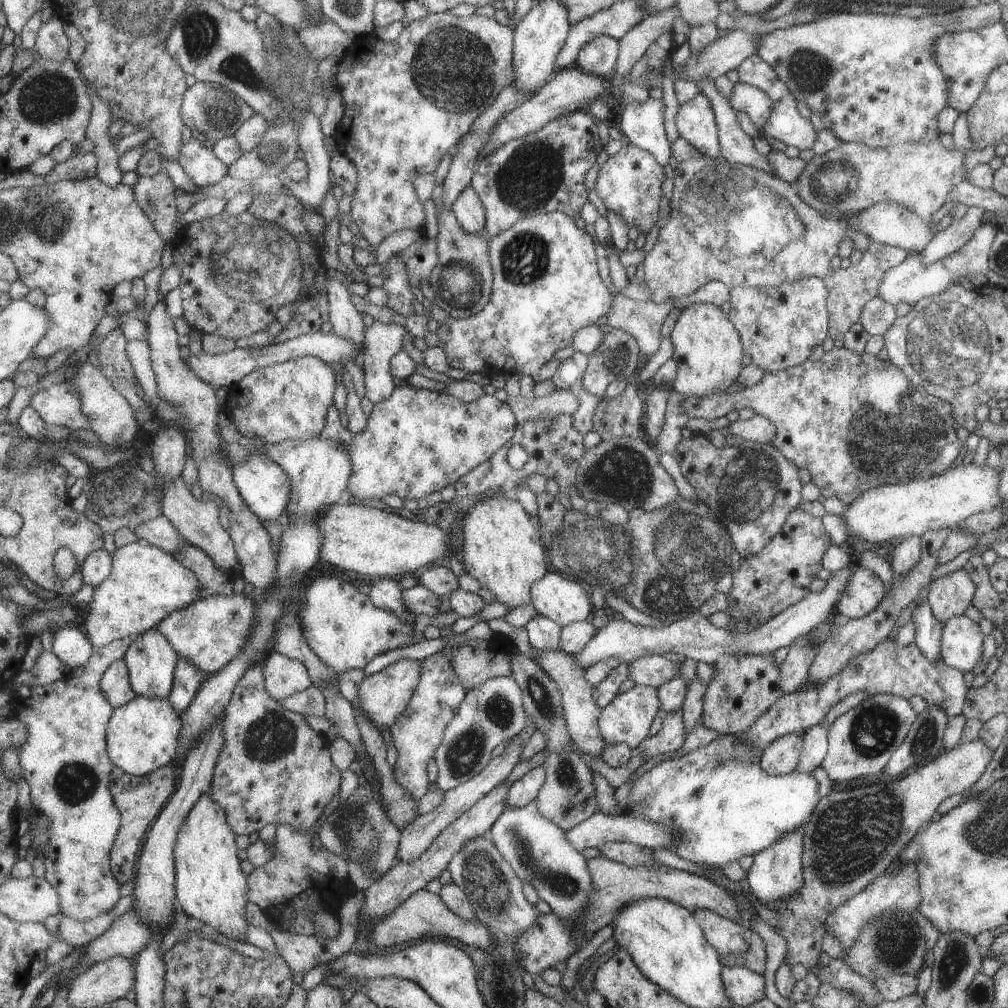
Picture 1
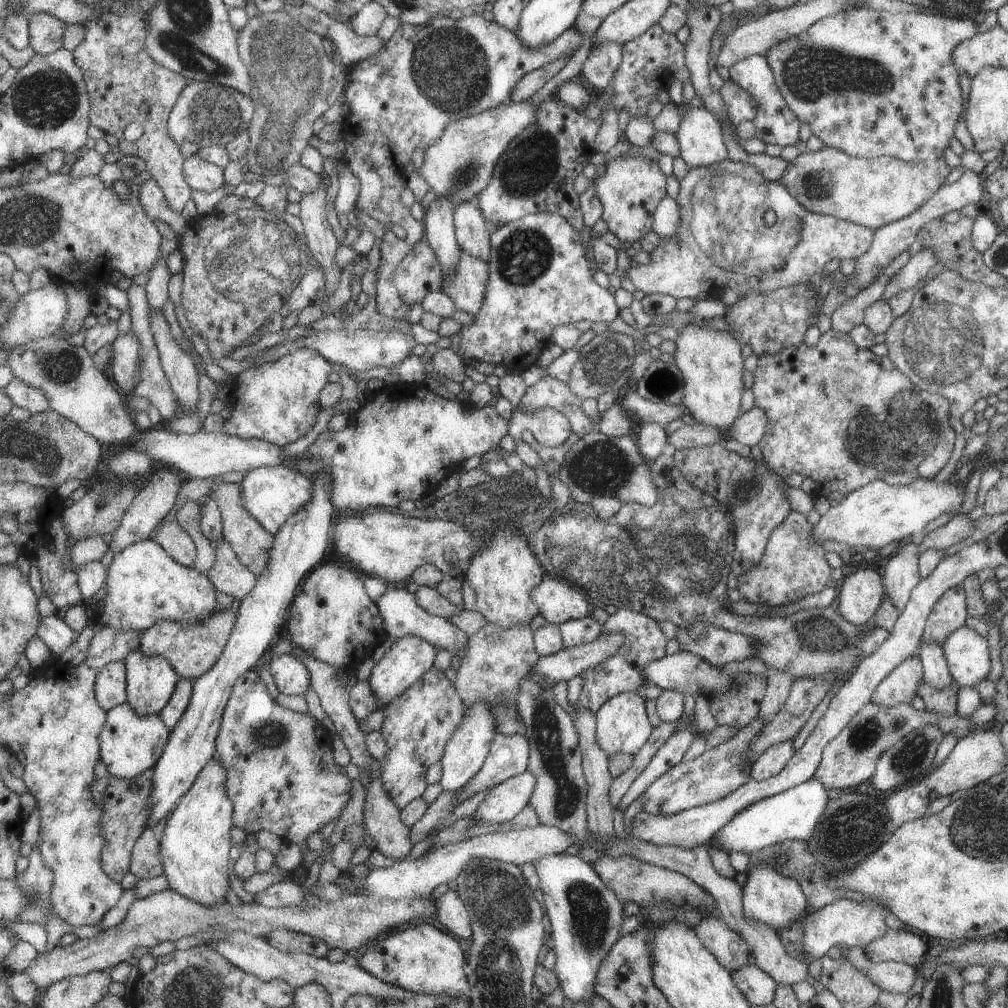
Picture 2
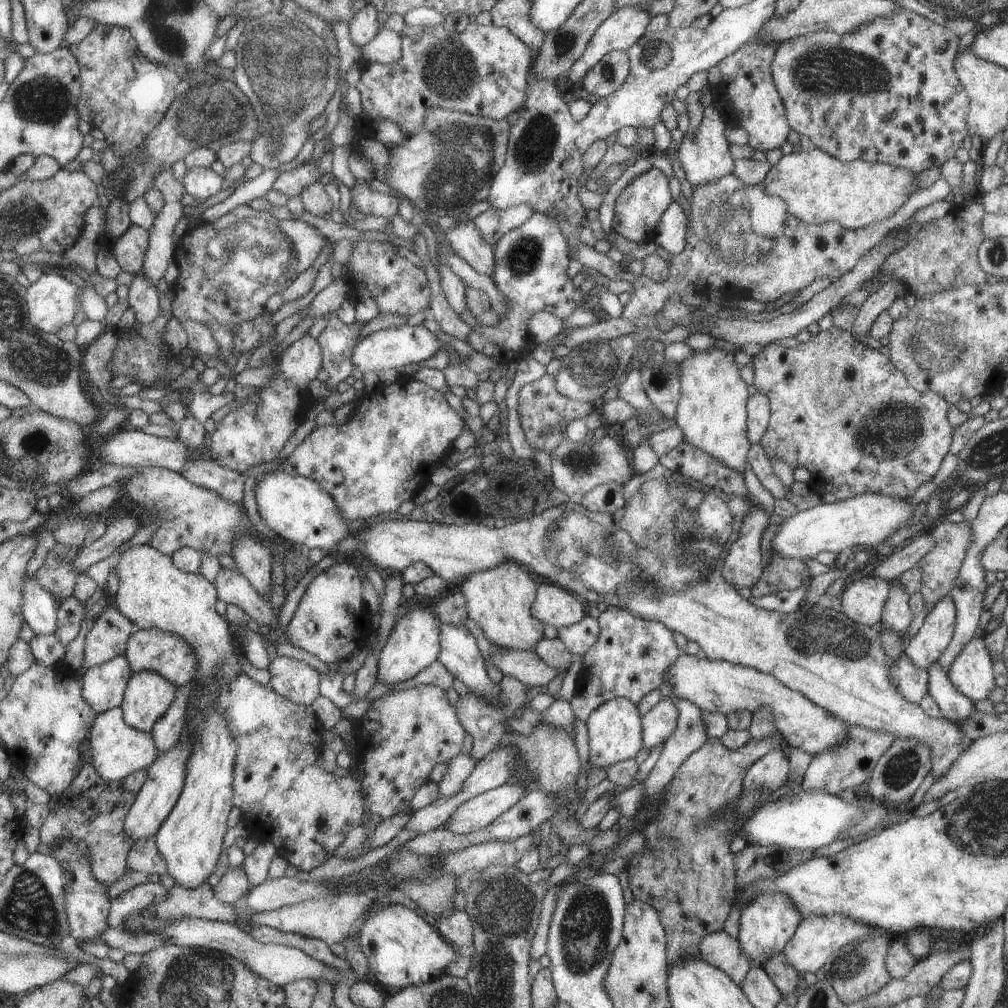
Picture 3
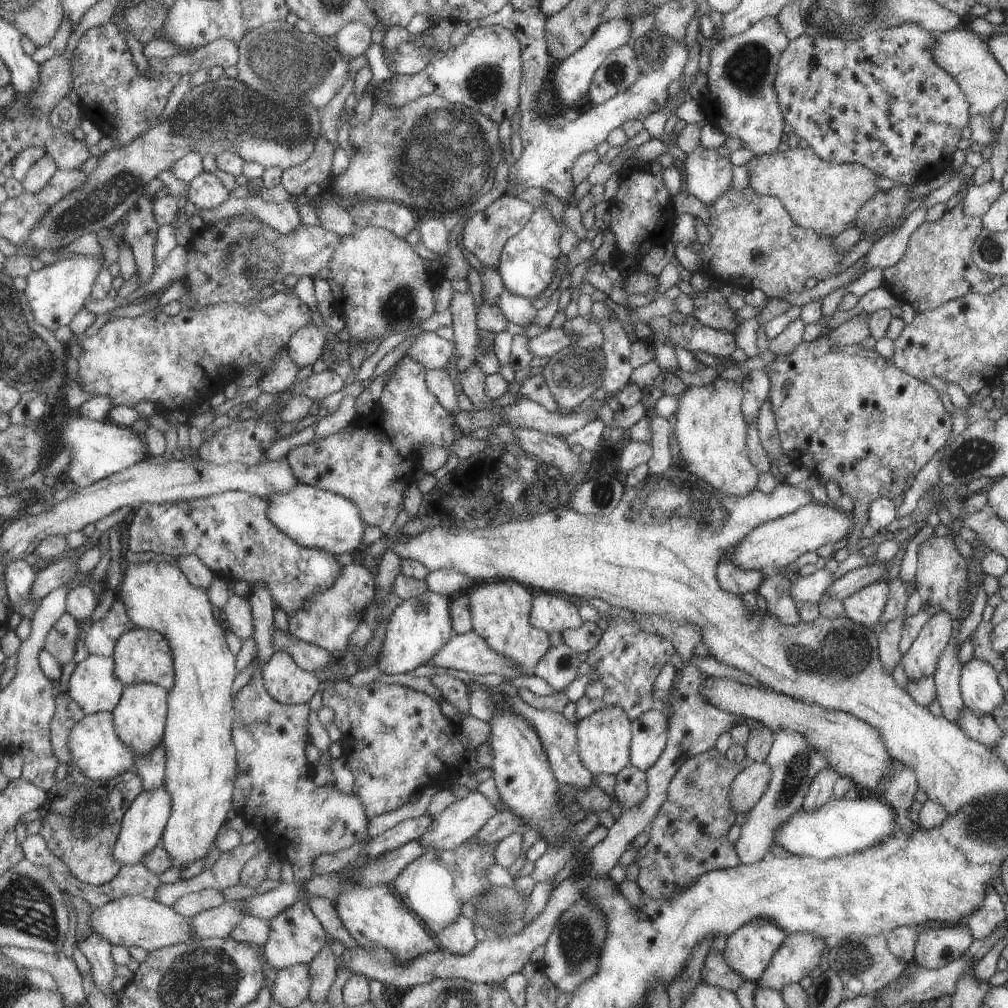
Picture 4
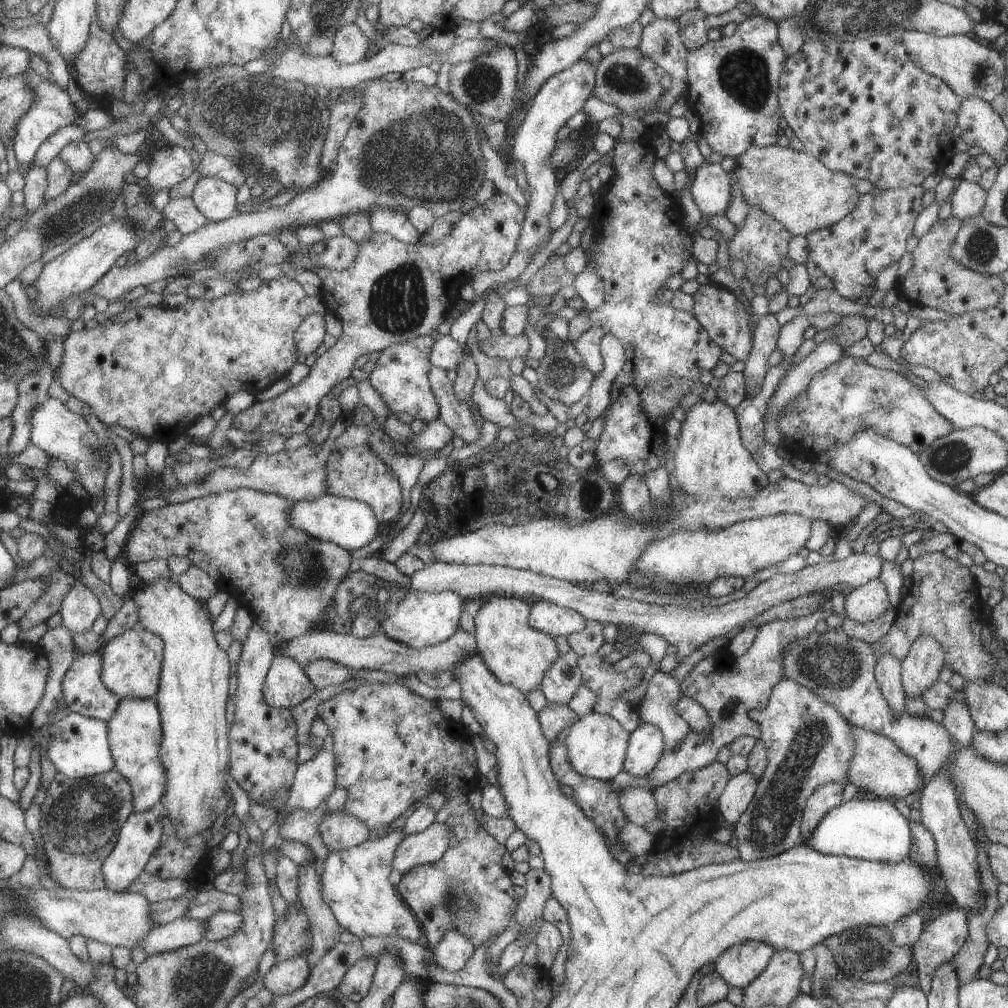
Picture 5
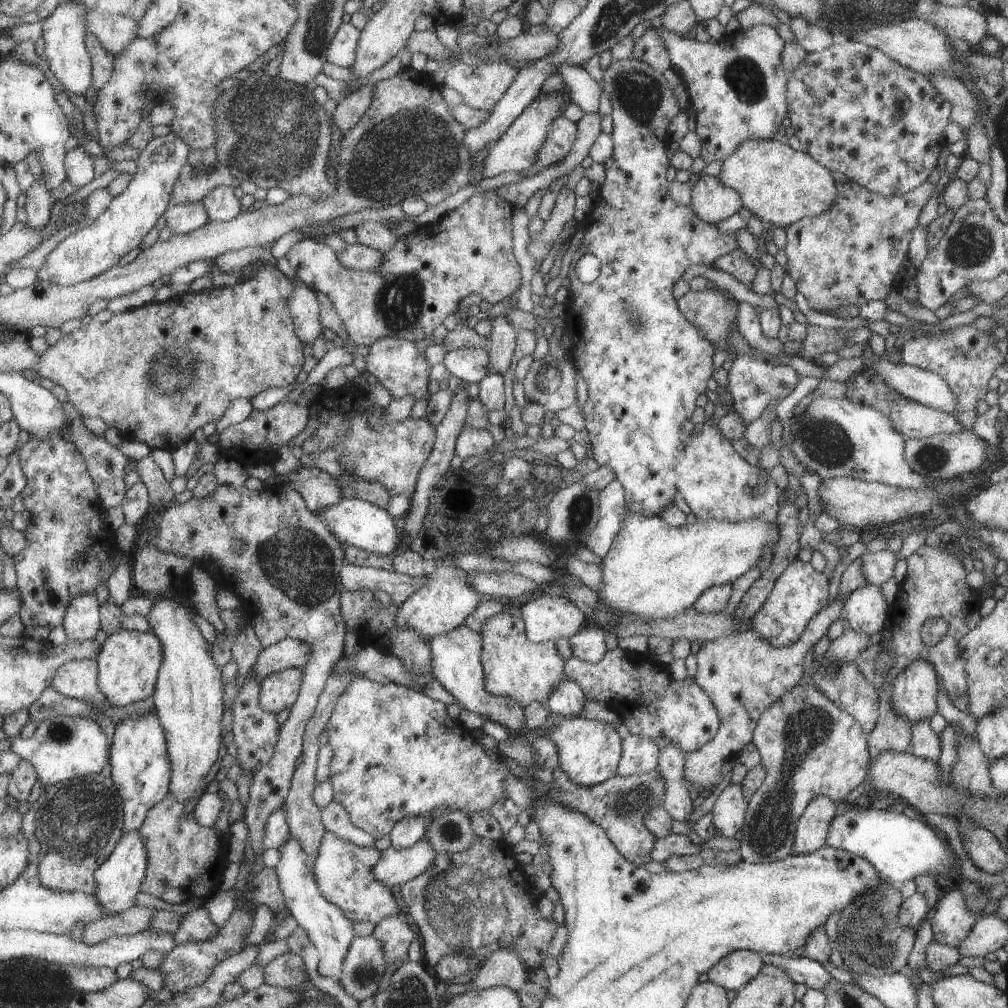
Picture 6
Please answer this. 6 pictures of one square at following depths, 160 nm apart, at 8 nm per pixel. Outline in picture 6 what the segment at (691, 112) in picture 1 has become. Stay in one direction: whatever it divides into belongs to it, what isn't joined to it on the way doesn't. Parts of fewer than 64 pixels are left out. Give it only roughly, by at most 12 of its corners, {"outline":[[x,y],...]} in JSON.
{"outline":[[701,174],[690,207],[712,225],[742,207],[738,191]]}

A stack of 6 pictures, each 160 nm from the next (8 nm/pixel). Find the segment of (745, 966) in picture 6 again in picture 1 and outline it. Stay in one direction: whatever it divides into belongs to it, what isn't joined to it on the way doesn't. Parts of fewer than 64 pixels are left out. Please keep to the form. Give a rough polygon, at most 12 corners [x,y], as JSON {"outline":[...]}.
{"outline":[[804,826],[752,855],[747,894],[784,902],[802,888]]}

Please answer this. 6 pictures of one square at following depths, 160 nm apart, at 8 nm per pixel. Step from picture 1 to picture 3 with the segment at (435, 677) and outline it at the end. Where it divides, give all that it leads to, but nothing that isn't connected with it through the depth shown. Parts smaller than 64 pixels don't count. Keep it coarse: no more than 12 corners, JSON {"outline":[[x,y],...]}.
{"outline":[[438,686],[384,694],[358,718],[369,809],[409,810],[465,728]]}

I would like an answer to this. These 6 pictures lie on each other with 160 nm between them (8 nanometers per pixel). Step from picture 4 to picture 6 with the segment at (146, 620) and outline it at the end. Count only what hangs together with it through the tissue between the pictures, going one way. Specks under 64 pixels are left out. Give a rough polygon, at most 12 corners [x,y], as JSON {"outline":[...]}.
{"outline":[[171,597],[147,616],[163,641],[156,713],[170,792],[197,799],[217,760],[223,684]]}

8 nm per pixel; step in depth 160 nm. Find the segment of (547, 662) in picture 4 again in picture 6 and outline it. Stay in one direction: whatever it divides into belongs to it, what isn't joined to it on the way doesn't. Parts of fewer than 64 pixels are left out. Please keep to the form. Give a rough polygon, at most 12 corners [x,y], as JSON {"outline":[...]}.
{"outline":[[563,674],[546,701],[548,714],[575,717],[586,696]]}

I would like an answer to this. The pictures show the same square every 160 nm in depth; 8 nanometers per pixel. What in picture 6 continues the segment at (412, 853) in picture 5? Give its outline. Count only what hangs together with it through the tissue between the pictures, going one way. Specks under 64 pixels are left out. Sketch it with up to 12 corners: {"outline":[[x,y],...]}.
{"outline":[[423,839],[390,845],[372,873],[384,885],[424,874],[435,857]]}

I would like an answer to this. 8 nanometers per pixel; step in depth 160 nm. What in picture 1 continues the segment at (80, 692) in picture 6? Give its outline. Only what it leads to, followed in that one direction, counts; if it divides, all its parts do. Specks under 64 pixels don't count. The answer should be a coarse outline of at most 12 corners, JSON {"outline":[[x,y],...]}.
{"outline":[[125,658],[109,666],[102,689],[115,708],[138,695]]}

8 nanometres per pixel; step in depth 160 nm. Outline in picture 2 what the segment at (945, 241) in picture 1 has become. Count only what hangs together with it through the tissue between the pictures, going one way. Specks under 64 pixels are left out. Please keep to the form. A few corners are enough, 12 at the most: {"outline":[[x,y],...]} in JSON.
{"outline":[[931,247],[919,249],[889,278],[879,299],[914,287],[938,258]]}

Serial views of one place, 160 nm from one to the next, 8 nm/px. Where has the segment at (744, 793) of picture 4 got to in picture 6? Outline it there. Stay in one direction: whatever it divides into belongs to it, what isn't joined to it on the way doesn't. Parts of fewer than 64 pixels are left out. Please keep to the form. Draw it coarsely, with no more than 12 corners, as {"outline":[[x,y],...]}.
{"outline":[[730,782],[710,810],[714,830],[733,837],[747,803],[742,786]]}

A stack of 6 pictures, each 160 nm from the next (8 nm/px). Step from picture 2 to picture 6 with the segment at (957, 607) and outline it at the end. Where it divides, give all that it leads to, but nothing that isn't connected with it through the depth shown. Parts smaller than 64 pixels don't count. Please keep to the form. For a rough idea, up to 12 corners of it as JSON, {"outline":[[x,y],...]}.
{"outline":[[915,659],[893,678],[892,711],[935,712],[935,671]]}

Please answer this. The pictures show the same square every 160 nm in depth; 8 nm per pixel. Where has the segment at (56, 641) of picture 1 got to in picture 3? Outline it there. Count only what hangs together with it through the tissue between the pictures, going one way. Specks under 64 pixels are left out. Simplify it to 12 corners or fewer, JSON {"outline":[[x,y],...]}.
{"outline":[[27,574],[23,614],[37,635],[58,632],[60,601]]}

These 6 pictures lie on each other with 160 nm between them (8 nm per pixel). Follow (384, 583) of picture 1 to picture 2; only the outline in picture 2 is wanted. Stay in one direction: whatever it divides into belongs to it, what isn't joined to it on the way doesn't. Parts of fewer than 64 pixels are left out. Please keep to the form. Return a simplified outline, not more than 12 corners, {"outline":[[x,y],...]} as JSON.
{"outline":[[387,587],[375,599],[387,636],[419,637],[437,650],[466,651],[468,636],[427,614],[413,593]]}

